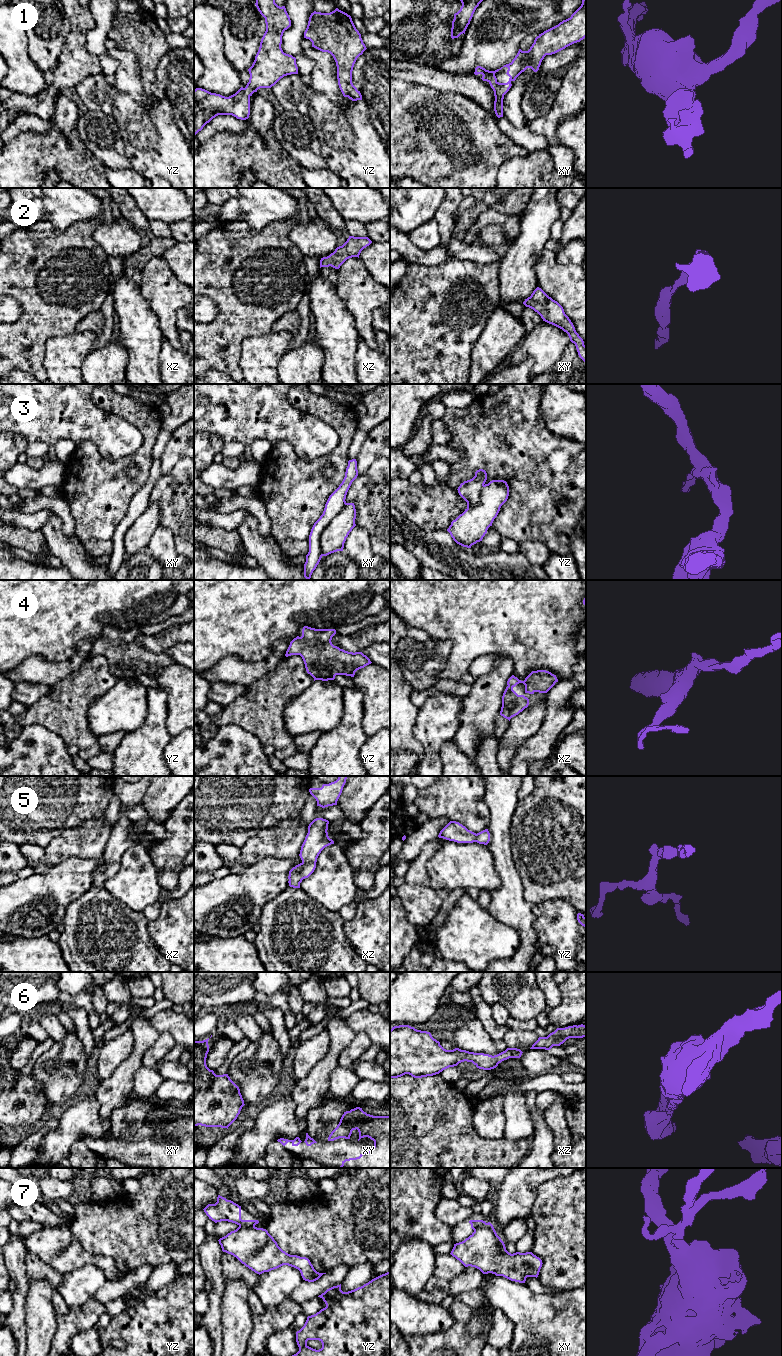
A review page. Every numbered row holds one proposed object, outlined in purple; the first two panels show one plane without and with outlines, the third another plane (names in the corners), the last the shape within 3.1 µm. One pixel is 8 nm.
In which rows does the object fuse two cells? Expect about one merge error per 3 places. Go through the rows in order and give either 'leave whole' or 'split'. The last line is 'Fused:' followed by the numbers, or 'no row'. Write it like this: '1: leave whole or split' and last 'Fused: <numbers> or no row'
1: leave whole
2: leave whole
3: split
4: leave whole
5: leave whole
6: leave whole
7: split
Fused: 3, 7

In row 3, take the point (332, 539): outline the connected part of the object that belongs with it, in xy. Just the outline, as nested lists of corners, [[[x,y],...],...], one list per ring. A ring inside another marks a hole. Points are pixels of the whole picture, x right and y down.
[[[346,503],[343,509],[330,521],[320,537],[322,556],[343,551],[346,538],[356,526],[354,503]]]

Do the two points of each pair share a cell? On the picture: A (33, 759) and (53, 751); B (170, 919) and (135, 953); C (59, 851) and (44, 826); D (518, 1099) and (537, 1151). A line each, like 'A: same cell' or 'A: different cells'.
A: same cell
B: different cells
C: different cells
D: different cells

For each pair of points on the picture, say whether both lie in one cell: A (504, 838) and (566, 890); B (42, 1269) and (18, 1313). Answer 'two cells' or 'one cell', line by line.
A: two cells
B: two cells

